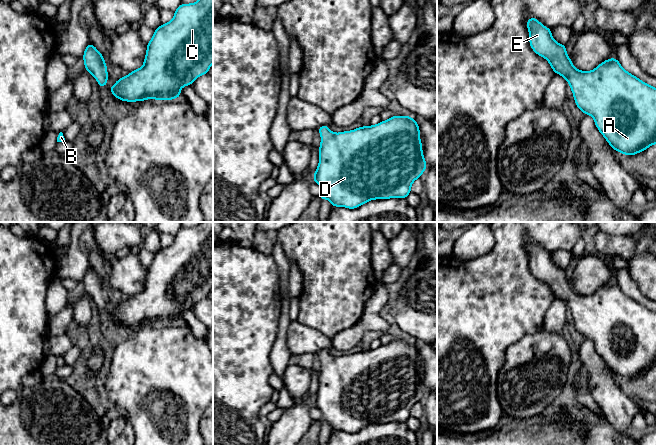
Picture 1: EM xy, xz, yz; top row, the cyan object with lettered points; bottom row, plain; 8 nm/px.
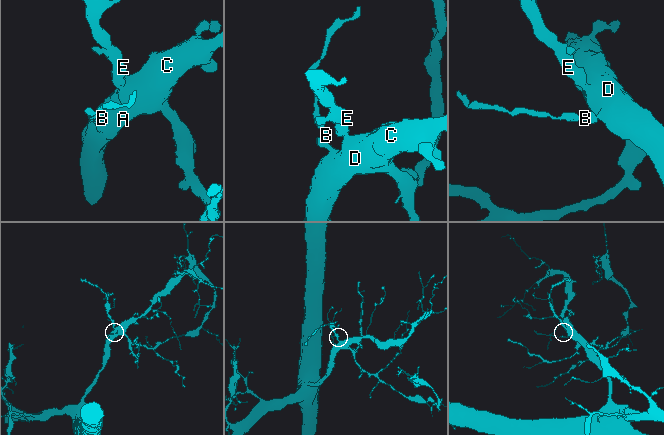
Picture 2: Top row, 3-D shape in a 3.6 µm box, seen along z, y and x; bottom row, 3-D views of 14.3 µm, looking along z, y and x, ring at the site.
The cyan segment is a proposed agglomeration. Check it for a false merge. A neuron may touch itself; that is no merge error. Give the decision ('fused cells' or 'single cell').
single cell

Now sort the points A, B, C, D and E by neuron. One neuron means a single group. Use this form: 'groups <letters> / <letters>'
groups A B C D E

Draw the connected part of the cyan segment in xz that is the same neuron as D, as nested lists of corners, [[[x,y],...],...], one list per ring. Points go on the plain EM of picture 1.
[[[391,340],[387,345],[381,345],[380,347],[373,350],[362,350],[351,355],[343,355],[340,357],[334,357],[329,354],[329,350],[322,349],[318,353],[321,358],[321,368],[319,370],[319,388],[313,398],[313,405],[316,406],[322,413],[321,418],[317,421],[321,423],[327,423],[331,426],[332,431],[346,431],[348,433],[356,433],[359,430],[365,428],[368,425],[375,423],[390,423],[400,422],[406,423],[411,417],[412,407],[421,401],[422,397],[427,393],[427,387],[424,383],[422,366],[420,364],[420,354],[418,346],[415,345],[411,340]]]

